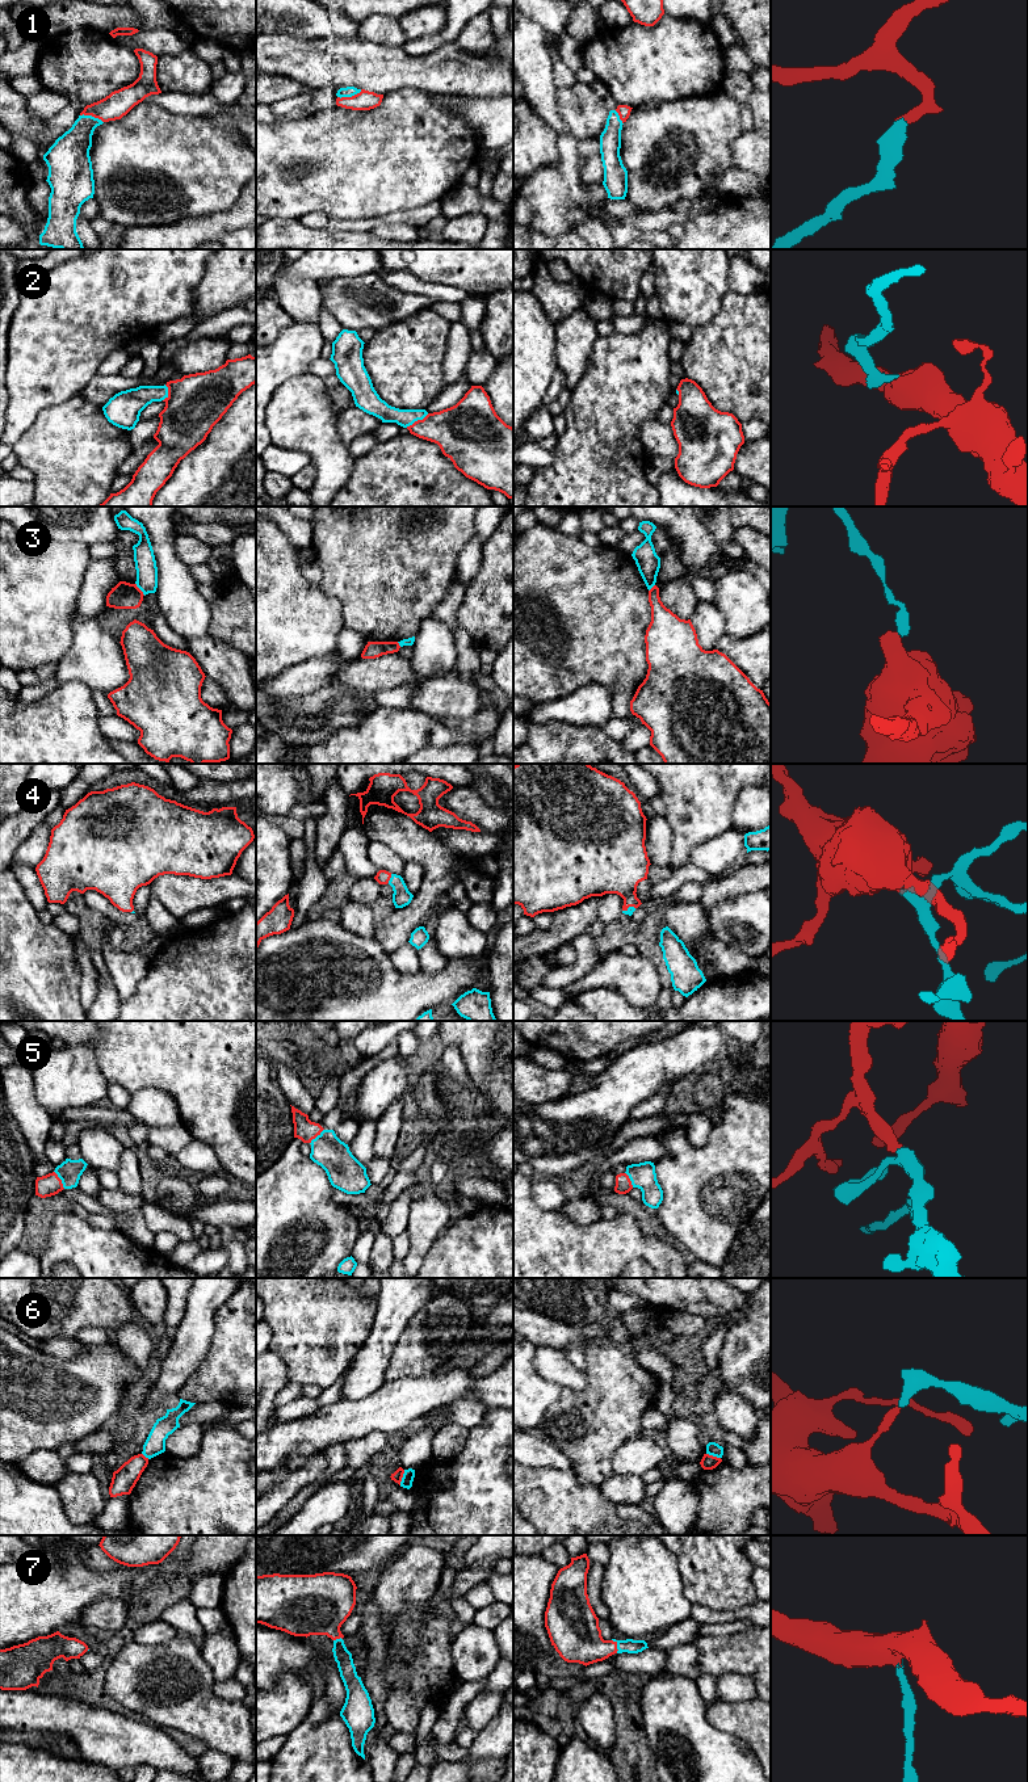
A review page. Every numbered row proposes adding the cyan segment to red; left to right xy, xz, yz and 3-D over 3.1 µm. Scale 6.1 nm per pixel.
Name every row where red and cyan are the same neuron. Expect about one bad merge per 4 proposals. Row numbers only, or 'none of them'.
1, 2, 4, 5, 7

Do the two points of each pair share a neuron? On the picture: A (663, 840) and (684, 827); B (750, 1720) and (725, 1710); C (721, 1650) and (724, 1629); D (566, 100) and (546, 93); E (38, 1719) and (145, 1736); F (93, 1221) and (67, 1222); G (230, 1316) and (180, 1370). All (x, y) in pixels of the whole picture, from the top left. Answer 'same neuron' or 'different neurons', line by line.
A: different neurons
B: same neuron
C: different neurons
D: different neurons
E: same neuron
F: different neurons
G: different neurons

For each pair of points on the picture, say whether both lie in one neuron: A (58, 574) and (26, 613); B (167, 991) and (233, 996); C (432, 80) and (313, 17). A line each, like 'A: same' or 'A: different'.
A: same
B: same
C: different

